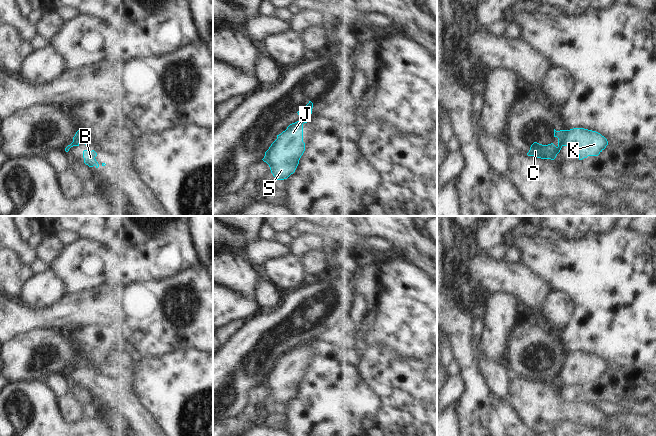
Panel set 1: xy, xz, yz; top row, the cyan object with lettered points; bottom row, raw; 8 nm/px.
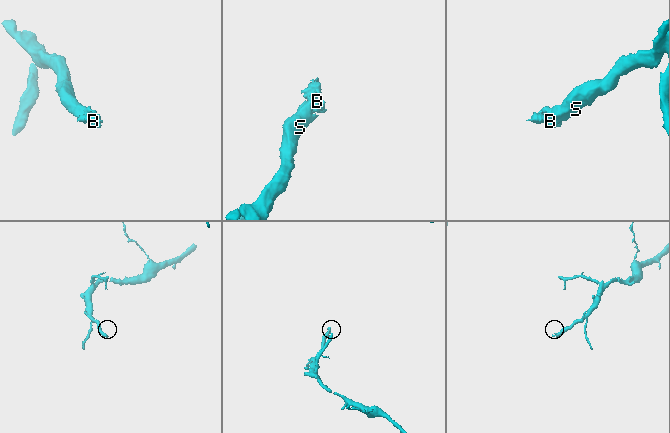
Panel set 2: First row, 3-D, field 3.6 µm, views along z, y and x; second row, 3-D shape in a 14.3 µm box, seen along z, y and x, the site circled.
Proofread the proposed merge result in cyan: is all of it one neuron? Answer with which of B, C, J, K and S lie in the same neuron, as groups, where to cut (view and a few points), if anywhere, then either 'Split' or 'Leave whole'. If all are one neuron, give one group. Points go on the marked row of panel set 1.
Groups: B J K S / C. Split along yz (565, 130), (562, 145). Split

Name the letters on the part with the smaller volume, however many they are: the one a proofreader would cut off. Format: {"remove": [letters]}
{"remove": ["C"]}

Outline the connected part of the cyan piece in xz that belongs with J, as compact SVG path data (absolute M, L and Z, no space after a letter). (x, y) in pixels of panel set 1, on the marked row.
M307 119L290 124L285 131L277 135L277 139L265 152L262 159L266 162L276 180L287 179L293 174L305 151L303 142L303 124Z

